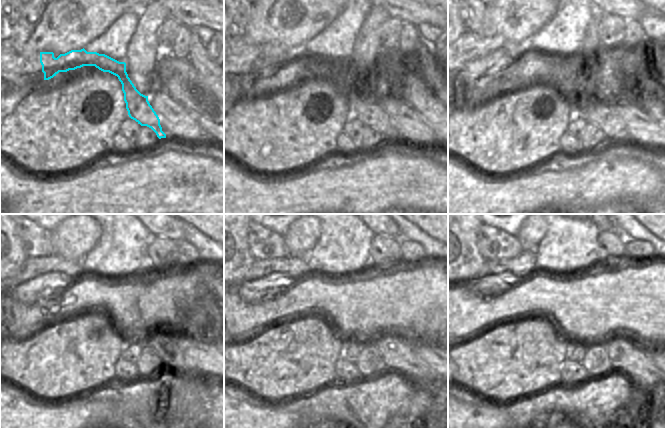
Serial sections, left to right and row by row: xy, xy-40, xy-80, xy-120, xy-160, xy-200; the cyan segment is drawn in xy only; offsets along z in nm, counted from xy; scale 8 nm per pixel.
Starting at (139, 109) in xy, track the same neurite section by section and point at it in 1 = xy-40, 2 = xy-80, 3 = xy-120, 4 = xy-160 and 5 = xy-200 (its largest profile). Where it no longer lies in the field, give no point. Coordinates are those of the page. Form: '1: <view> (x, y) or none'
1: xy-40 (362, 107)
2: xy-80 (593, 111)
3: xy-120 (167, 349)
4: xy-160 (398, 357)
5: xy-200 (624, 356)

